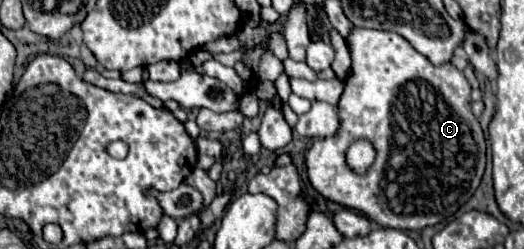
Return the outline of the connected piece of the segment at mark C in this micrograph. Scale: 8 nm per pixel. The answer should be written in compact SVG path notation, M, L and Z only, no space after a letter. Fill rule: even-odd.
M352 29L350 37L348 37L348 49L350 49L350 55L352 55L352 71L346 79L346 87L344 87L344 93L338 101L338 115L340 115L340 127L336 131L336 135L328 137L328 139L316 139L312 143L312 147L308 149L306 153L306 171L308 171L308 179L312 183L312 187L326 199L346 207L346 209L352 209L352 211L358 211L362 213L364 217L368 217L370 221L378 223L380 227L394 227L394 229L404 229L404 231L420 231L424 227L430 227L430 225L436 225L440 223L442 219L450 219L452 215L458 213L458 209L474 195L476 187L480 185L480 179L482 179L482 173L484 173L484 165L486 165L486 143L484 143L484 133L480 129L480 123L478 119L472 115L470 111L470 83L466 81L464 73L458 71L452 63L444 63L444 65L432 65L422 53L418 53L406 39L402 39L402 35L398 33L390 33L390 31L376 31L376 29ZM358 139L368 139L374 149L378 151L374 163L370 165L370 169L364 173L364 175L358 175L354 173L348 163L346 163L346 149L358 141Z

